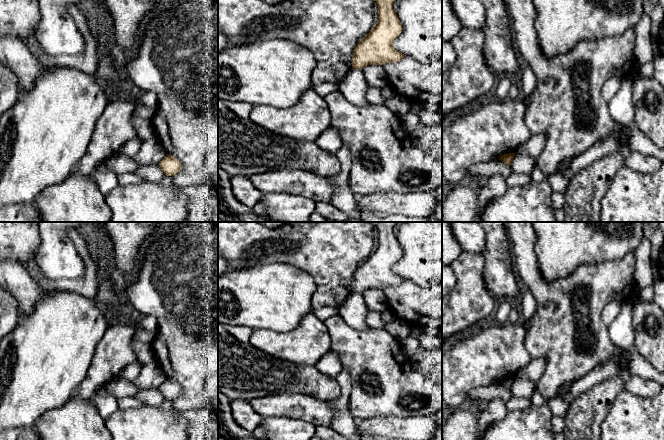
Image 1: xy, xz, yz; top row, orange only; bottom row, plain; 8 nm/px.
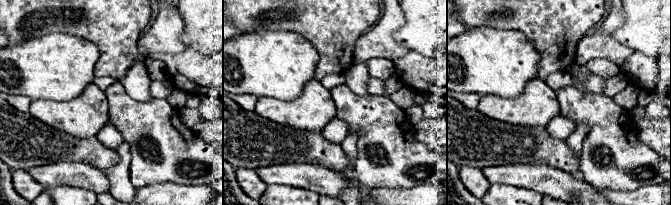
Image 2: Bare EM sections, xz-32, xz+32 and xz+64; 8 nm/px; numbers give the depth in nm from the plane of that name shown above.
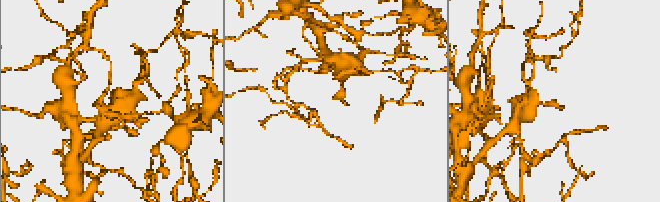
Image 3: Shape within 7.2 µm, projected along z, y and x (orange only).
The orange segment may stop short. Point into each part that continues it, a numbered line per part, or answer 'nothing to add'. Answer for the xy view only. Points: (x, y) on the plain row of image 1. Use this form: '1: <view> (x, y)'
nothing to add

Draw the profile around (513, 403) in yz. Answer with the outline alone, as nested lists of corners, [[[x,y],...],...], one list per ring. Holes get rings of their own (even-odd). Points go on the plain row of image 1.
[[[511,397],[508,401],[506,401],[506,407],[508,411],[514,411],[519,409],[525,409],[531,407],[530,399],[524,397]]]

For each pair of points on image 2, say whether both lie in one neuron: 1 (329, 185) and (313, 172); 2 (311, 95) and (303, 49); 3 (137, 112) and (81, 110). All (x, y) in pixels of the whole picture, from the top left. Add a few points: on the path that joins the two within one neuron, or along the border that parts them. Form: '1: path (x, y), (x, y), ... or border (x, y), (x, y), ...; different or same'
1: path (325, 181), (317, 176); same
2: border (314, 78), (294, 98); different
3: border (104, 91), (107, 97), (108, 122); different

